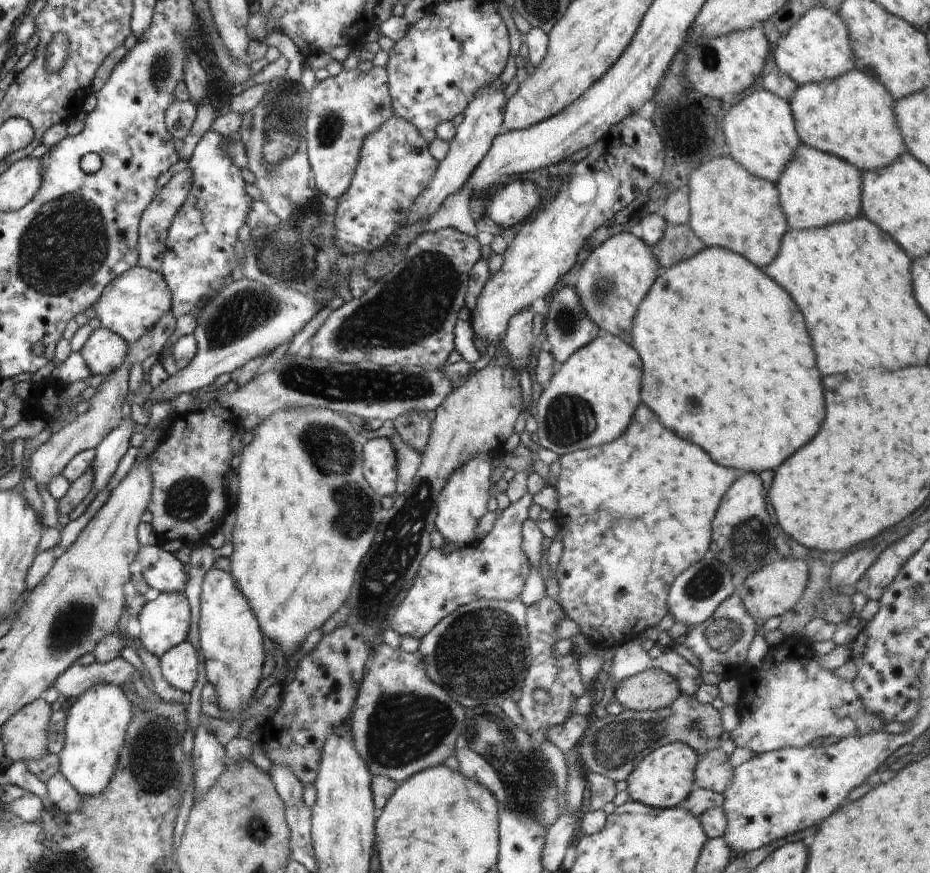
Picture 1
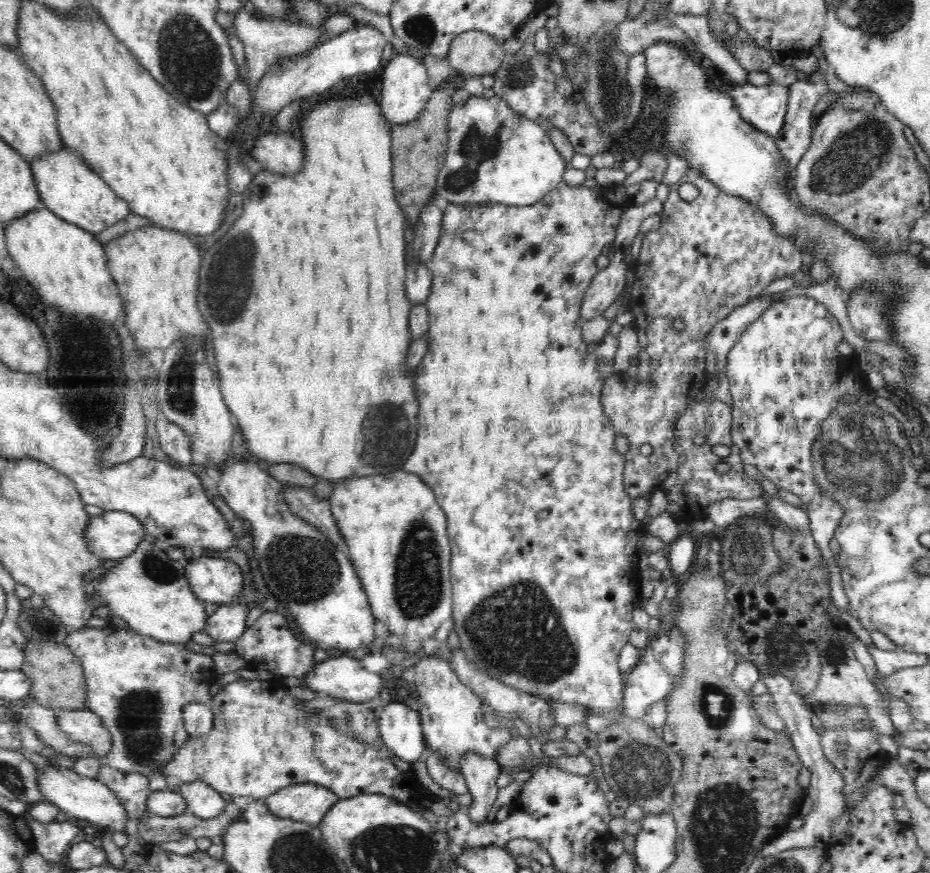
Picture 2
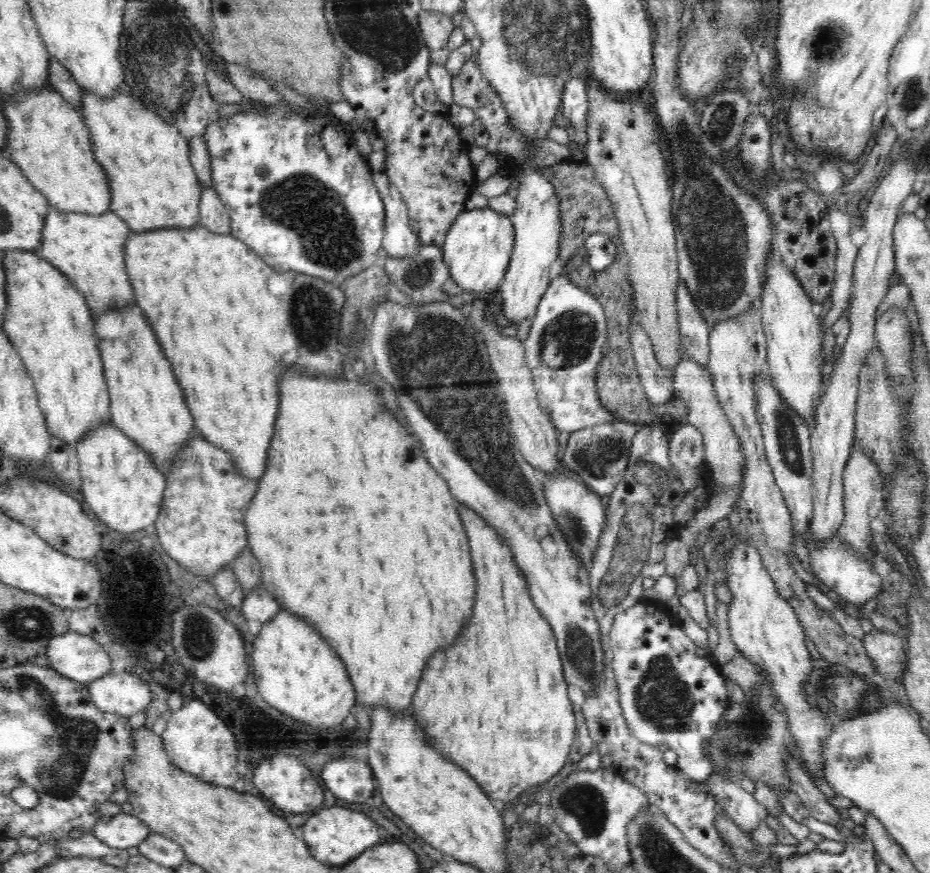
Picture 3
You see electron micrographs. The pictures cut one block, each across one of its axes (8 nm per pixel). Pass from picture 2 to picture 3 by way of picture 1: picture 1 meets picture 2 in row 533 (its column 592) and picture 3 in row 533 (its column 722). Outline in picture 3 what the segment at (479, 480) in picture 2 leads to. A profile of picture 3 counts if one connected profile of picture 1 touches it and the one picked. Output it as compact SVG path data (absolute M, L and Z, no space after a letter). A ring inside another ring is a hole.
M457 502L456 508L458 508L460 519L462 519L462 524L466 531L472 559L472 569L474 569L474 578L476 579L474 608L472 608L471 620L456 644L452 644L444 652L436 652L434 658L428 662L410 709L414 713L417 723L421 724L425 735L428 736L427 740L429 740L429 745L432 748L442 752L450 763L466 771L492 800L500 800L503 804L508 804L508 802L514 804L518 801L521 794L527 791L531 792L530 788L534 788L534 786L542 788L543 784L546 784L548 780L554 778L562 770L568 759L570 746L574 742L574 734L576 734L576 724L574 723L575 710L568 697L568 683L563 674L556 638L554 633L552 633L551 626L546 623L546 619L544 619L530 598L525 577L522 576L513 559L513 552L510 552L510 549L505 544L502 544L501 536L498 536L498 533L489 524L486 524L481 516L477 515L477 512Z

